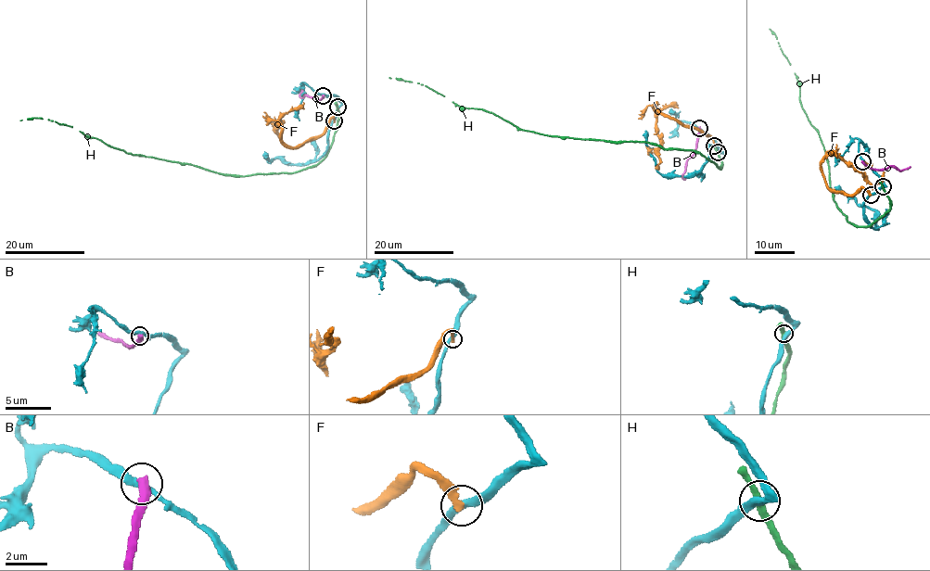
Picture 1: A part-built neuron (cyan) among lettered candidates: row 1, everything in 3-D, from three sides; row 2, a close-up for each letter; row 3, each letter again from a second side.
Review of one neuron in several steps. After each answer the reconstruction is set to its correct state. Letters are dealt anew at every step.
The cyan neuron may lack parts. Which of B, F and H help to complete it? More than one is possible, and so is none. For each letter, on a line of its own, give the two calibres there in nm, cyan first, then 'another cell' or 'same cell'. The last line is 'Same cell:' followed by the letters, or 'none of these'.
B: 280/440 nm | another cell
F: 320/280 nm | another cell
H: 380/300 nm | another cell
Same cell: none of these

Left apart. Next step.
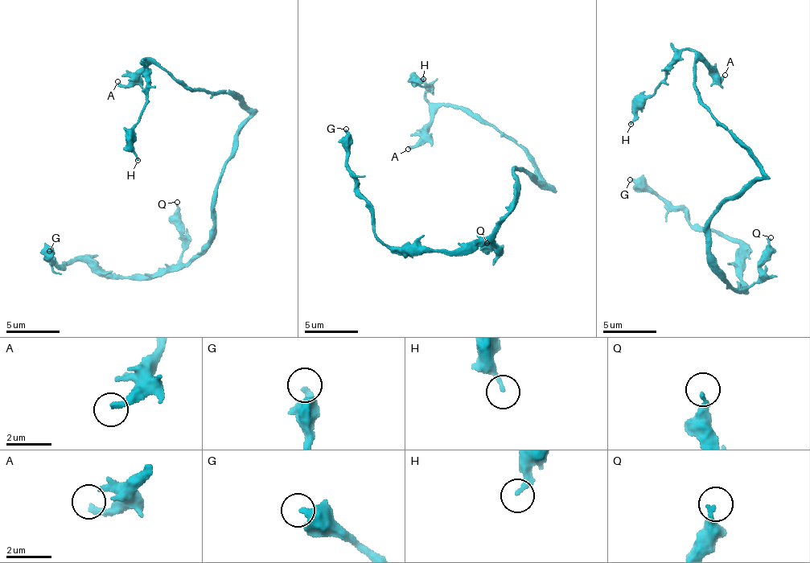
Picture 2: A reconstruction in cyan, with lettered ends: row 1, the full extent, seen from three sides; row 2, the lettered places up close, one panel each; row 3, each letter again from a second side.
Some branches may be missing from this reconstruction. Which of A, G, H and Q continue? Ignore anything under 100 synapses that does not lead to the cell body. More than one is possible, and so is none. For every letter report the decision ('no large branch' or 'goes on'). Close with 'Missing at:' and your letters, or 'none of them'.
A: no large branch
G: no large branch
H: no large branch
Q: no large branch
Missing at: none of them

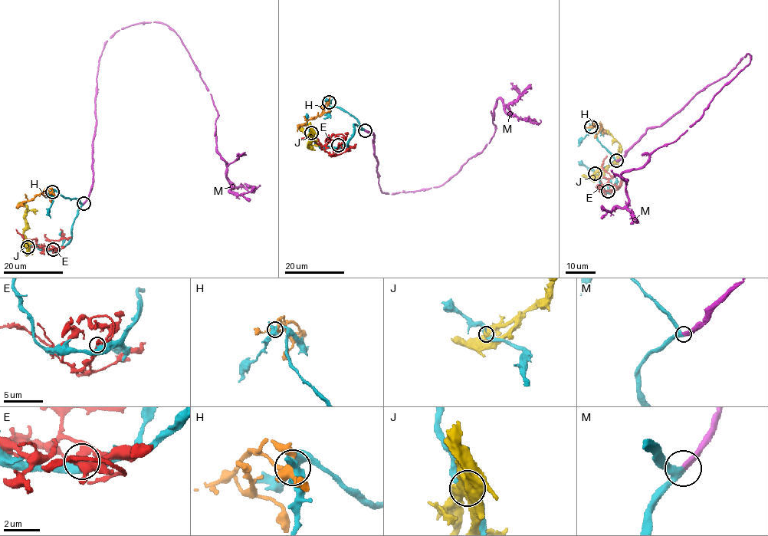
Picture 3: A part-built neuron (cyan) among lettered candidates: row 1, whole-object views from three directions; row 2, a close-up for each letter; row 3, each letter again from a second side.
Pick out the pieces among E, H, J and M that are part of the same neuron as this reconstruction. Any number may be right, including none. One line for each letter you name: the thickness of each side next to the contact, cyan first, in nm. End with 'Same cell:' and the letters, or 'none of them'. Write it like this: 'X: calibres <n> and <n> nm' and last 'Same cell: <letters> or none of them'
M: calibres 320 and 380 nm
Same cell: M

